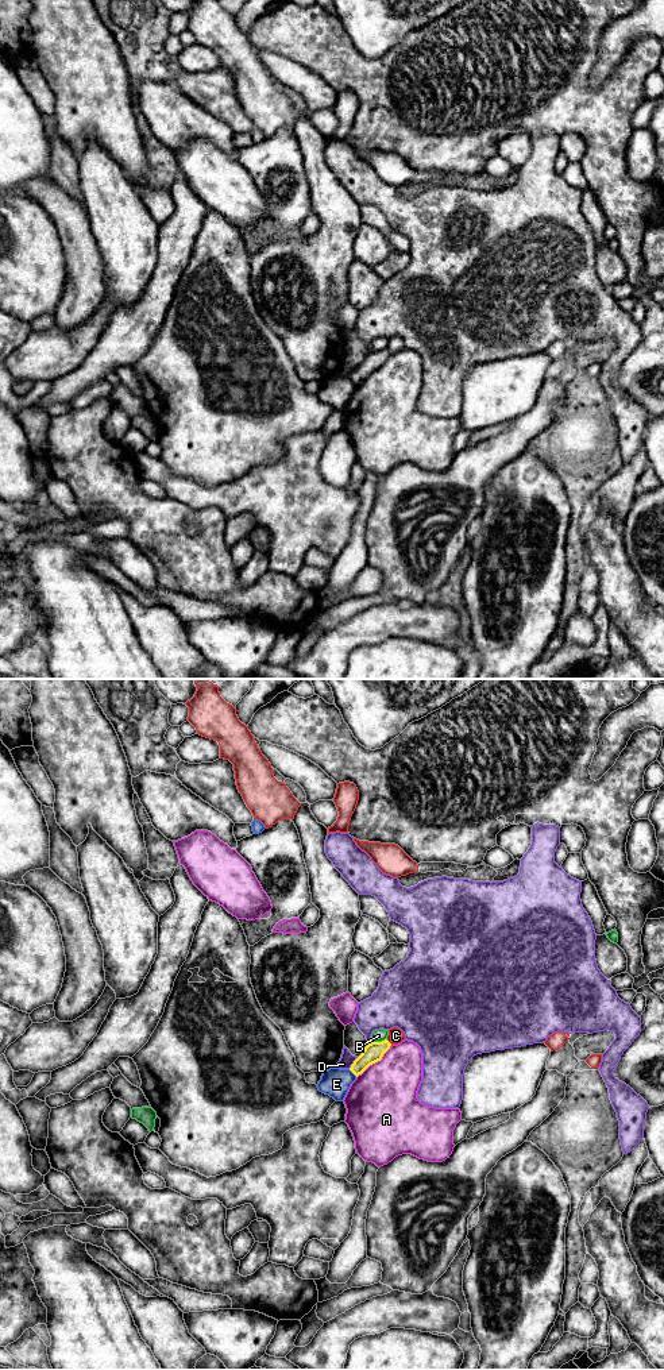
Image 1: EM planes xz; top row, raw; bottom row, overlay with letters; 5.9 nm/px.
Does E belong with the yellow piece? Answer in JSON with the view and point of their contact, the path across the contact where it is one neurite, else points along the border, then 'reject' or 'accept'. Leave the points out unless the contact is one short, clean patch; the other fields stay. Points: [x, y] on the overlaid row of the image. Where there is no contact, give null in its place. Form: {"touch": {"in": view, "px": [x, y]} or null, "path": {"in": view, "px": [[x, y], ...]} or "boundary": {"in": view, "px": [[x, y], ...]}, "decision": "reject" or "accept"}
{"touch": {"in": "xz", "px": [352, 1072]}, "boundary": {"in": "xz", "px": [[348, 1069], [356, 1076]]}, "decision": "reject"}

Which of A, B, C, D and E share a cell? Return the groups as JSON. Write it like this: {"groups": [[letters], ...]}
{"groups": [["A"], ["B"], ["C"], ["D"], ["E"]]}

